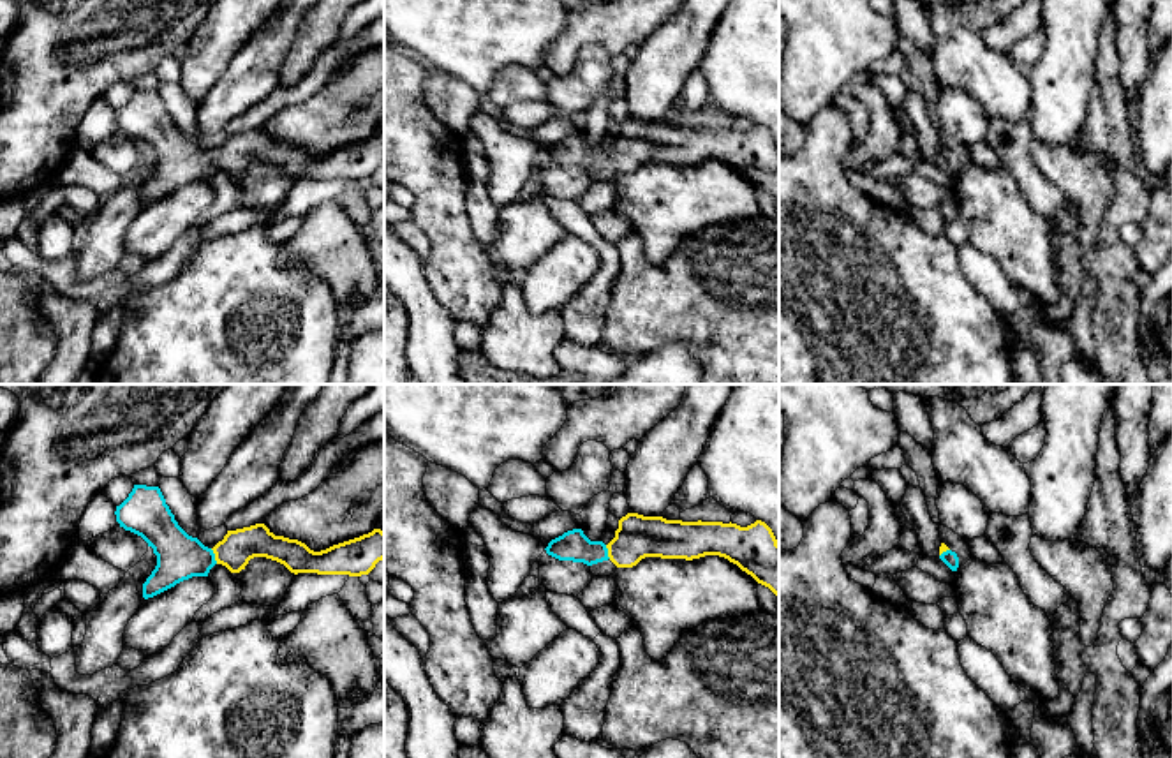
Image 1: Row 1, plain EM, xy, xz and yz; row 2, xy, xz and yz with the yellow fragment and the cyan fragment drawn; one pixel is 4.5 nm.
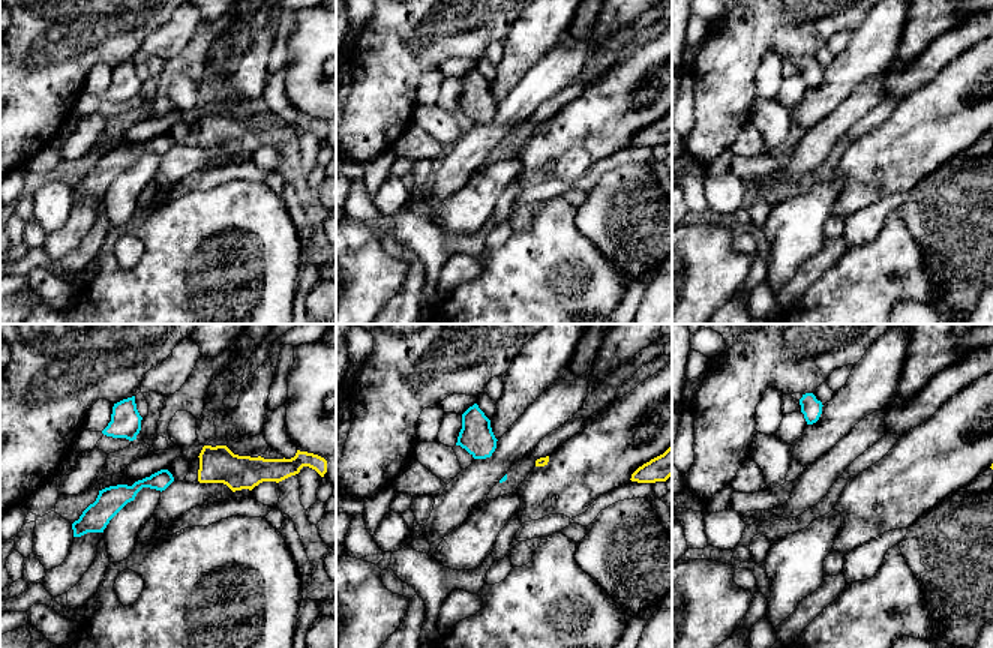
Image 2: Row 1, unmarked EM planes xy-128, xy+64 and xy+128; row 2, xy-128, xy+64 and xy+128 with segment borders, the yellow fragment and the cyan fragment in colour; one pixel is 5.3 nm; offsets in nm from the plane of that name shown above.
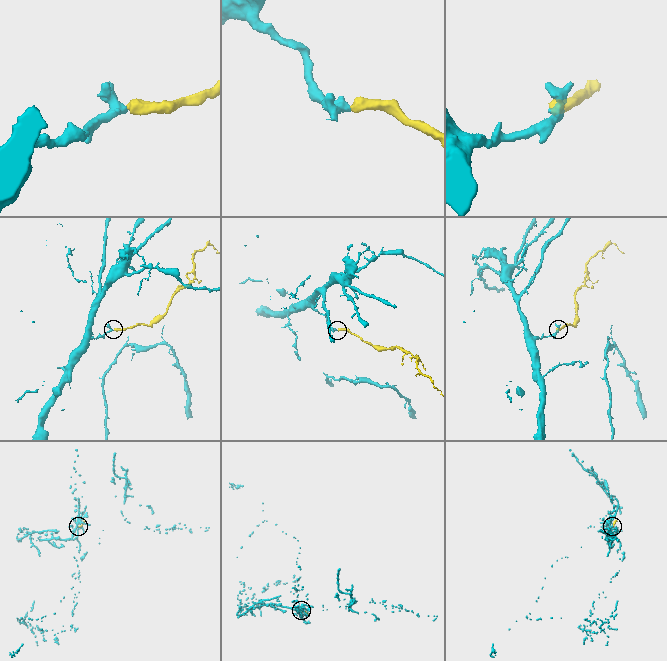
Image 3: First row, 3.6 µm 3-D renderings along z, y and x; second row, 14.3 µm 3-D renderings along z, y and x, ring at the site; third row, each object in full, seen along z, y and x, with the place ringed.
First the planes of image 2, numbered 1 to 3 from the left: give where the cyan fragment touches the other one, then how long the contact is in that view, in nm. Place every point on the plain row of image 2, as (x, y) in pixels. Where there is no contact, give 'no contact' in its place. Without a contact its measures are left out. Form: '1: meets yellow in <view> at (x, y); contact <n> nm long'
1: no contact
2: no contact
3: no contact

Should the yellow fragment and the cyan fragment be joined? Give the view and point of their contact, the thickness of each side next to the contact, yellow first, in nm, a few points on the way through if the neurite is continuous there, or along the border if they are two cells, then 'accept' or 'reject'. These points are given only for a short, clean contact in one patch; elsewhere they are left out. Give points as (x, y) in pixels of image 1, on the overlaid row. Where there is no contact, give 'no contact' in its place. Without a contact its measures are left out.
meets yellow in xy at (215, 556); 160 nm thick on the yellow side, 200 nm on the other; runs through xy (238, 547), (233, 552), (215, 556), (178, 556); accept

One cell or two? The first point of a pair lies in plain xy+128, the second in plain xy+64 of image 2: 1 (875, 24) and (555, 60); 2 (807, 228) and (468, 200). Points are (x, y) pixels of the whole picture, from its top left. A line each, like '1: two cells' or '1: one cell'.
1: two cells
2: one cell

